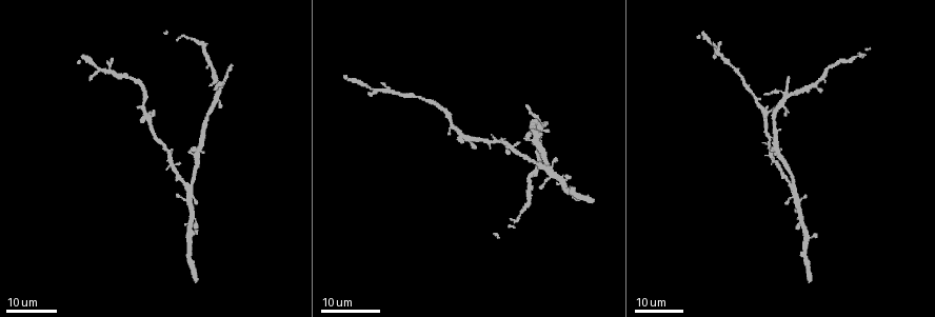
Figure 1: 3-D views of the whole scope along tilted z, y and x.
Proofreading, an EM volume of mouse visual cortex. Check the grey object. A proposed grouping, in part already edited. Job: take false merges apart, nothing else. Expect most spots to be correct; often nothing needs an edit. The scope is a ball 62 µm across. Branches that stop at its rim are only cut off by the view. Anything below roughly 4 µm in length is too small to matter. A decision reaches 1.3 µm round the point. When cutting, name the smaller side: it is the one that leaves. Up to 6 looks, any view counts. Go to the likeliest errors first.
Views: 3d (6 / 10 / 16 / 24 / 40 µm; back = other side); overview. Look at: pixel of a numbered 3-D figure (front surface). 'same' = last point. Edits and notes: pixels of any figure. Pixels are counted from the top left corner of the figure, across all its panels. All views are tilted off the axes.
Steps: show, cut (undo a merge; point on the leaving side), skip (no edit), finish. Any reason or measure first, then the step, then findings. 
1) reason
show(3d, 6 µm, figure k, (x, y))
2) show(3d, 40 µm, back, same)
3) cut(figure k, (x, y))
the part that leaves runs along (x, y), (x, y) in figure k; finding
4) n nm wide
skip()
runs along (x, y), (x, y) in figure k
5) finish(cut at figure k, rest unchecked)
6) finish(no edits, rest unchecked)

three arms meet
show(3d, 24 µm, figure 1, (787, 97))

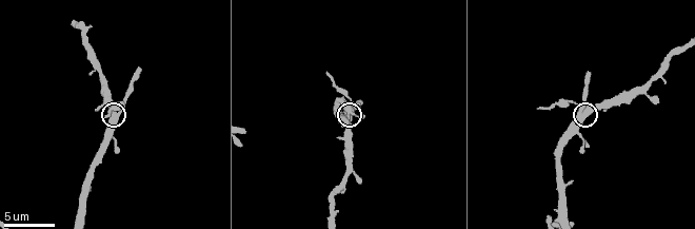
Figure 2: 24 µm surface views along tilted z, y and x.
closer look
show(3d, 6 µm, figure 2, (583, 116))

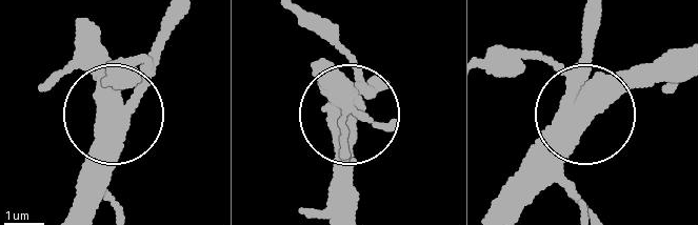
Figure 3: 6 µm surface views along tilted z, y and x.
480 nm wide
skip()
continuous, no second neuron

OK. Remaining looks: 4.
thick turns thin
show(3d, 24 µm, figure 1, (401, 95))

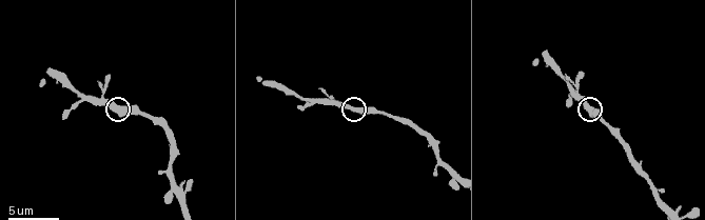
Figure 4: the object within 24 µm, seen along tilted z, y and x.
show(3d, 6 µm, figure 4, (357, 111))

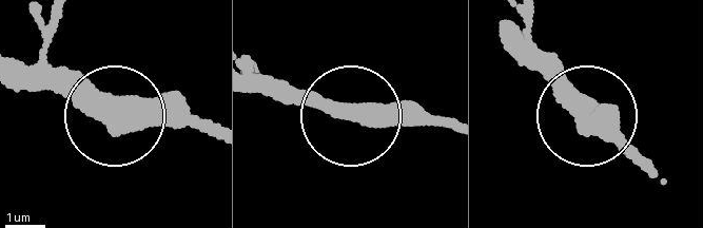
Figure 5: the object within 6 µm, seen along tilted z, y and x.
from behind
show(3d, 6 µm, back, figure 5, (340, 111))

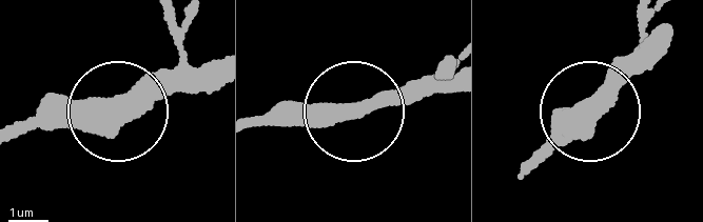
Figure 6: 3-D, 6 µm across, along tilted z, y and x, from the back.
440 nm wide
skip()
runs along (23, 133), (133, 104), (180, 58) in figure 6; continuous, no second neuron

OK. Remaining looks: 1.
finish(no edits, rest unchecked)

